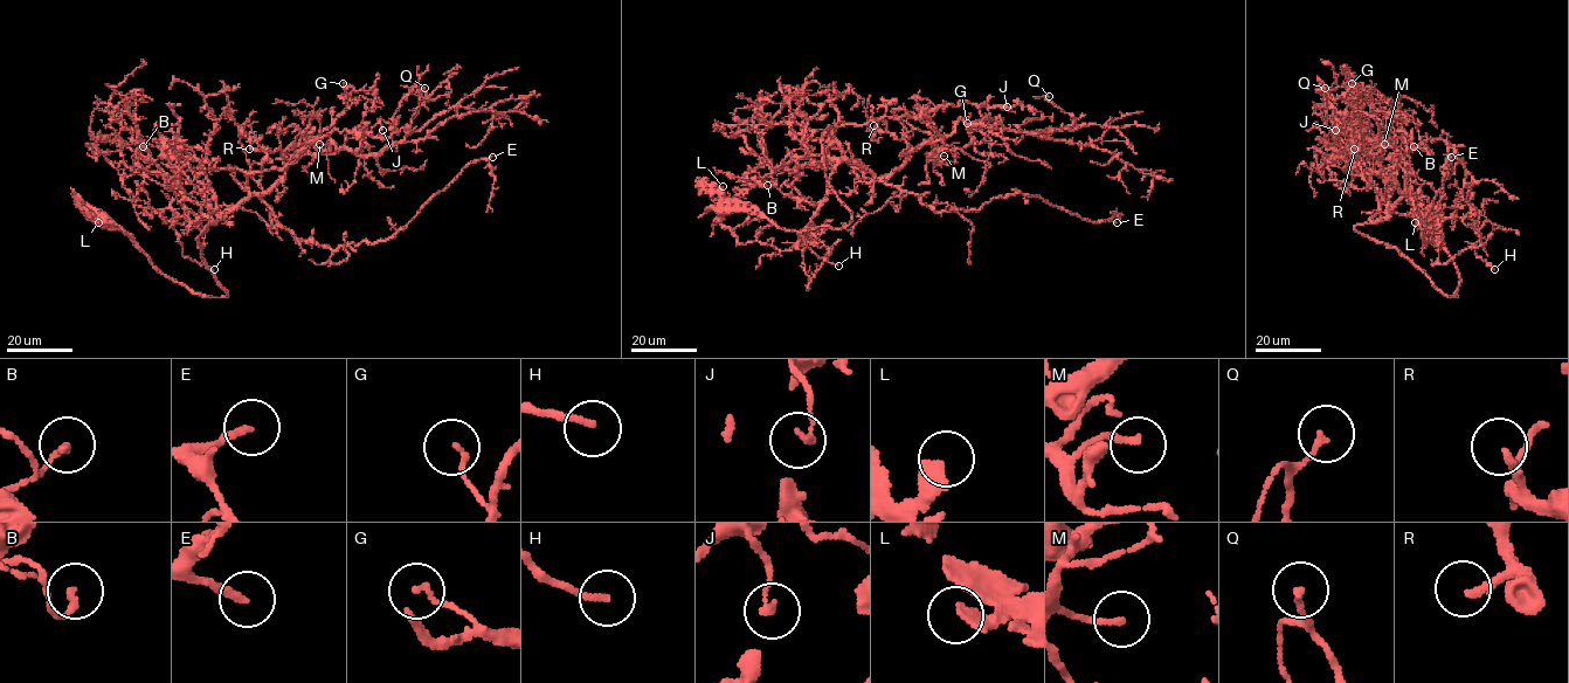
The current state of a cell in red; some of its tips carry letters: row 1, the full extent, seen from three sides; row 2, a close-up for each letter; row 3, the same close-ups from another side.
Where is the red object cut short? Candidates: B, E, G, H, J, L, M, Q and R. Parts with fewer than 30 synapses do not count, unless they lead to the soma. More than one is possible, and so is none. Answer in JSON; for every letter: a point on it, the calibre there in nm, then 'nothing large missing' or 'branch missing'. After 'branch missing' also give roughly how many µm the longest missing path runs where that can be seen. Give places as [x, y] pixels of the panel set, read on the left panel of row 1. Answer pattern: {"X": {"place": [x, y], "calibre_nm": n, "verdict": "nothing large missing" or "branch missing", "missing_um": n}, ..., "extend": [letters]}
{"B": {"place": [143, 146], "calibre_nm": 190, "verdict": "nothing large missing"}, "E": {"place": [492, 157], "calibre_nm": 200, "verdict": "branch missing", "missing_um": 45}, "G": {"place": [343, 83], "calibre_nm": 130, "verdict": "nothing large missing"}, "H": {"place": [214, 269], "calibre_nm": 170, "verdict": "nothing large missing"}, "J": {"place": [382, 130], "calibre_nm": 120, "verdict": "nothing large missing"}, "L": {"place": [98, 222], "calibre_nm": 360, "verdict": "nothing large missing"}, "M": {"place": [319, 144], "calibre_nm": 170, "verdict": "nothing large missing"}, "Q": {"place": [424, 88], "calibre_nm": 150, "verdict": "nothing large missing"}, "R": {"place": [249, 149], "calibre_nm": 220, "verdict": "branch missing", "missing_um": 40}, "extend": ["E", "R"]}

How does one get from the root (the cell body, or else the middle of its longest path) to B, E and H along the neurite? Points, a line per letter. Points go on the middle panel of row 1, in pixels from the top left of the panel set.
B: (724, 206), (795, 230), (850, 221), (826, 178), (829, 125), (829, 158), (795, 157), (767, 185)
E: (724, 206), (844, 227), (829, 125), (849, 161), (937, 212), (1023, 193), (1117, 222)
H: (724, 206), (789, 230), (844, 227), (851, 213), (826, 178), (829, 125), (842, 160), (796, 247), (838, 266)

